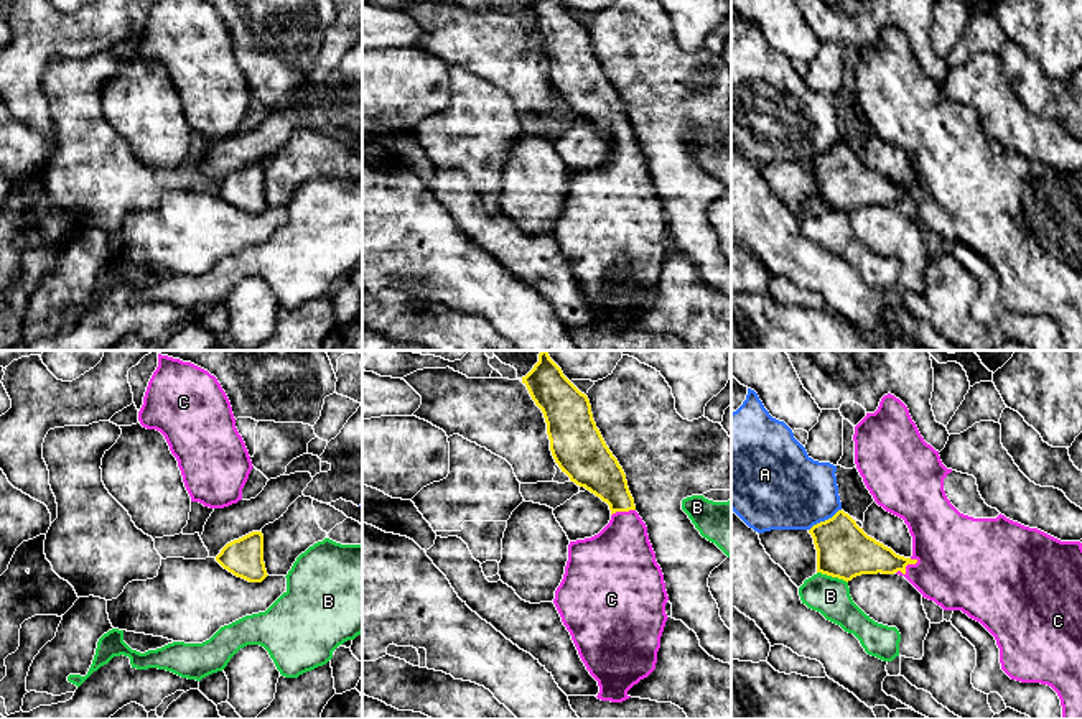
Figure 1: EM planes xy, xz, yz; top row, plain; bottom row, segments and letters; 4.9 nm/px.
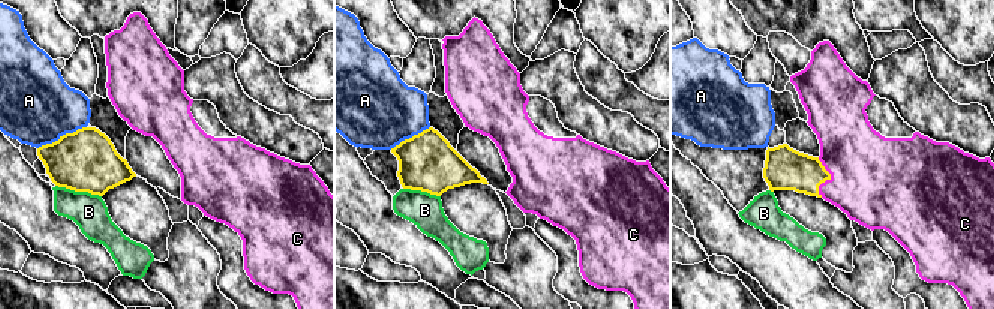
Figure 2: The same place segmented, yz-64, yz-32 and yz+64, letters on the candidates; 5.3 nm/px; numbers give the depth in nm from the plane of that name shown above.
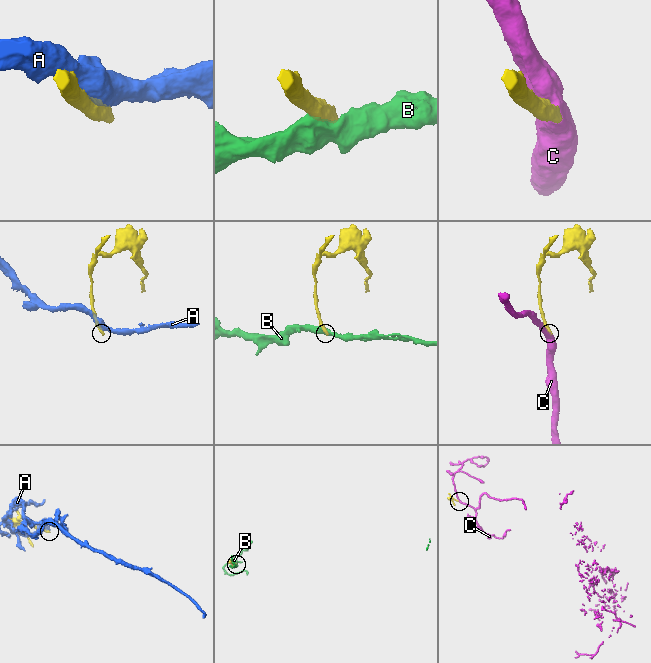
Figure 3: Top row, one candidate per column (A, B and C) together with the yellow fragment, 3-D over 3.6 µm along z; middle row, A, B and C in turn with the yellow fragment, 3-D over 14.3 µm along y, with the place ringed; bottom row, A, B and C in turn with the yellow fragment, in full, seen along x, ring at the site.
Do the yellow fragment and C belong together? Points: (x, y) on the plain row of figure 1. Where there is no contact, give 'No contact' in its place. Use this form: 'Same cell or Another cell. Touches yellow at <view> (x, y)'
Same cell. Touches yellow at yz (904, 199)

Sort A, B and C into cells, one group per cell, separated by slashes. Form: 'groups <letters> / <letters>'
groups A / B / C

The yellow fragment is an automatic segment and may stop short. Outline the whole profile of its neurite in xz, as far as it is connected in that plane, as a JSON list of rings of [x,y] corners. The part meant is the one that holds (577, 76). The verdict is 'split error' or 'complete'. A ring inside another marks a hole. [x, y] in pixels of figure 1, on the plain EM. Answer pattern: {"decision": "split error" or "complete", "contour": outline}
{"decision": "split error", "contour": [[[532,0],[522,15],[542,41],[550,82],[571,114],[609,137],[611,151],[595,168],[570,173],[568,193],[553,235],[571,267],[581,293],[598,313],[598,331],[623,334],[627,322],[647,309],[657,295],[669,232],[664,206],[655,193],[647,158],[636,143],[626,105],[606,77],[593,51],[591,36],[562,0]]]}

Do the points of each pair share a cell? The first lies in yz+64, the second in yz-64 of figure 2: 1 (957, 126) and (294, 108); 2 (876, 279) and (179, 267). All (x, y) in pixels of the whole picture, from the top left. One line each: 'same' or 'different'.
1: different
2: same

